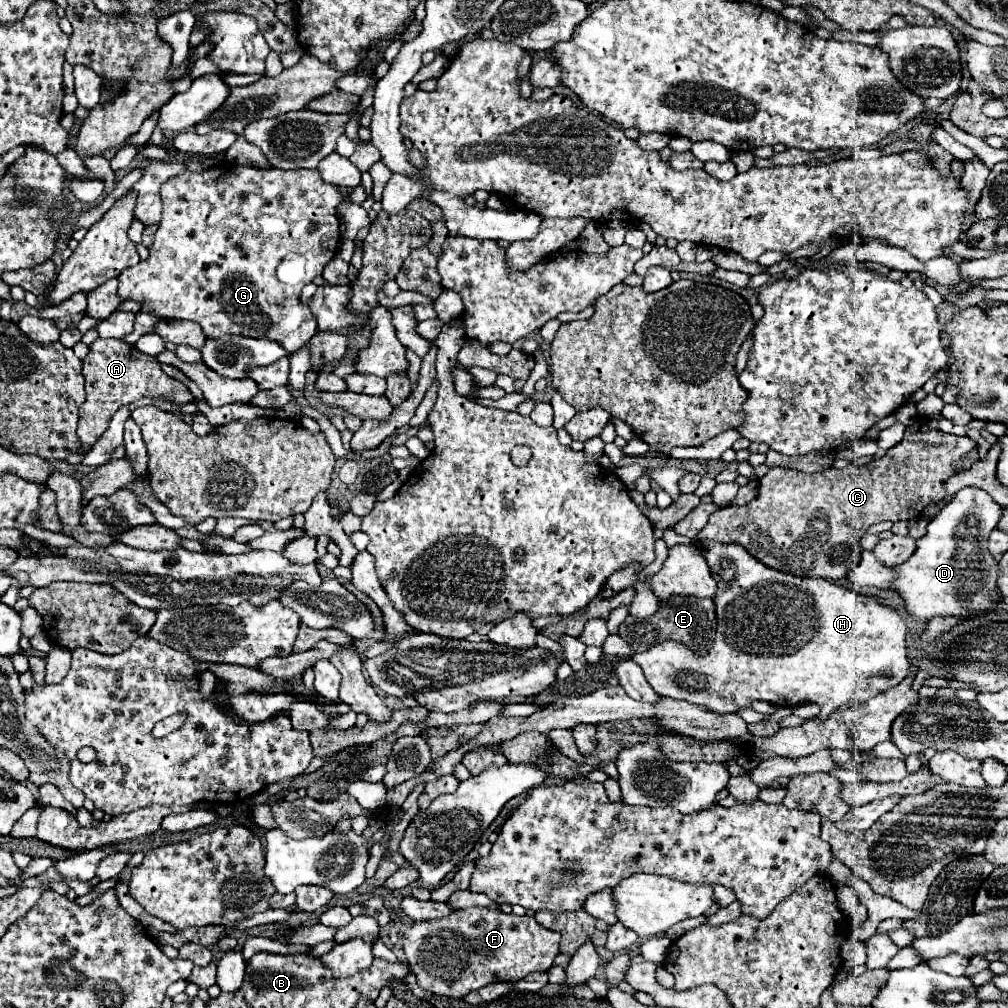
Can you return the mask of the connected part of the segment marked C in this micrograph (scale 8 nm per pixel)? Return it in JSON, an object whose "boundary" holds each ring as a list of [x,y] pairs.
{"boundary":[[[924,417],[920,419],[914,419],[912,425],[906,427],[906,433],[904,433],[904,439],[902,443],[898,443],[896,447],[888,449],[886,455],[880,459],[880,461],[872,461],[864,467],[856,467],[856,465],[850,465],[846,469],[834,469],[834,467],[828,467],[820,473],[802,473],[802,471],[794,471],[794,469],[784,469],[784,467],[774,467],[770,469],[762,479],[760,479],[760,495],[742,505],[742,507],[724,507],[716,513],[710,515],[706,527],[698,533],[698,539],[712,539],[712,541],[718,541],[718,543],[740,543],[744,547],[748,547],[748,553],[752,557],[756,557],[758,561],[762,561],[764,565],[772,567],[772,569],[780,569],[784,573],[790,573],[790,575],[798,575],[798,577],[824,577],[824,579],[842,579],[860,559],[860,539],[862,535],[868,531],[870,525],[874,523],[880,523],[880,521],[910,521],[910,519],[916,519],[920,517],[920,513],[924,511],[924,507],[932,505],[932,503],[942,503],[946,499],[946,491],[944,491],[944,481],[948,477],[954,475],[952,471],[952,463],[962,459],[966,453],[970,453],[972,449],[976,447],[976,443],[970,439],[970,437],[958,437],[958,435],[948,435],[948,433],[942,433],[942,431],[936,431],[936,429],[930,429],[928,427],[928,421]]]}

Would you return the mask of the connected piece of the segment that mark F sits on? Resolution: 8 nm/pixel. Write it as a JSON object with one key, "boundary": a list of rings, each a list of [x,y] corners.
{"boundary":[[[470,907],[462,911],[454,911],[454,915],[448,915],[444,919],[432,919],[432,921],[416,921],[406,927],[406,933],[402,937],[402,947],[410,965],[410,971],[416,975],[416,983],[434,995],[462,999],[470,991],[482,989],[490,983],[498,981],[510,981],[516,983],[524,979],[528,973],[534,971],[548,971],[560,953],[560,935],[556,931],[548,931],[536,923],[534,917],[518,917],[518,915],[504,915],[500,909],[490,907]]]}

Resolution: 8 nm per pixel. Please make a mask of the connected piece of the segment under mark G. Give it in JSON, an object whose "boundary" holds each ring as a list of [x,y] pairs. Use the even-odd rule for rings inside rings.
{"boundary":[[[220,165],[214,169],[208,169],[204,173],[180,173],[172,179],[168,179],[162,187],[162,223],[154,235],[154,245],[150,247],[150,257],[130,269],[124,269],[118,277],[120,287],[118,295],[122,299],[134,299],[142,305],[142,311],[154,313],[160,319],[188,319],[202,327],[204,335],[208,337],[220,337],[226,333],[232,335],[246,335],[246,337],[264,337],[280,343],[288,355],[294,355],[298,349],[302,349],[308,339],[316,333],[316,319],[310,313],[308,305],[300,301],[300,291],[306,283],[310,283],[314,277],[322,275],[322,269],[328,261],[334,259],[340,243],[340,221],[336,219],[336,207],[340,205],[342,193],[336,185],[324,183],[318,169],[296,169],[296,171],[284,171],[284,169],[258,169],[258,167],[246,167],[246,165]]]}

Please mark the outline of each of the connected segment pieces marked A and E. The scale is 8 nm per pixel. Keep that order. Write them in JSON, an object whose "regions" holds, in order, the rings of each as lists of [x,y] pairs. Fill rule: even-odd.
{"regions":[[[[96,339],[90,345],[90,353],[82,359],[82,375],[86,379],[86,401],[80,407],[80,421],[76,435],[82,445],[92,447],[100,435],[108,429],[112,415],[122,407],[130,405],[142,397],[160,397],[176,401],[178,405],[192,403],[194,397],[186,385],[176,379],[170,379],[162,369],[156,357],[140,353],[134,345],[124,343],[122,339]]],[[[672,597],[668,603],[660,603],[660,609],[648,619],[628,617],[620,625],[620,637],[624,637],[634,651],[648,651],[664,641],[678,641],[690,647],[696,655],[706,655],[714,645],[716,633],[716,609],[712,599],[696,599],[696,597]]]]}

